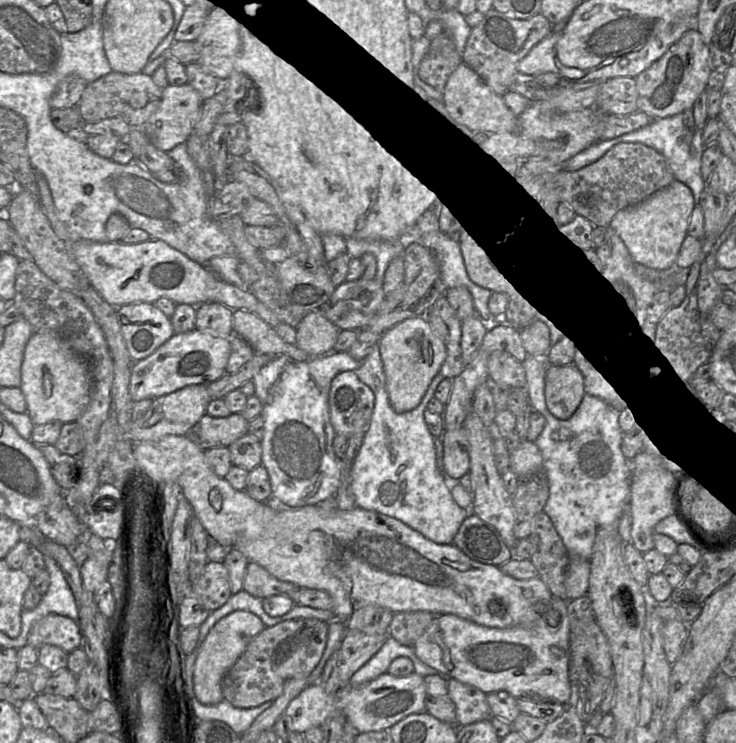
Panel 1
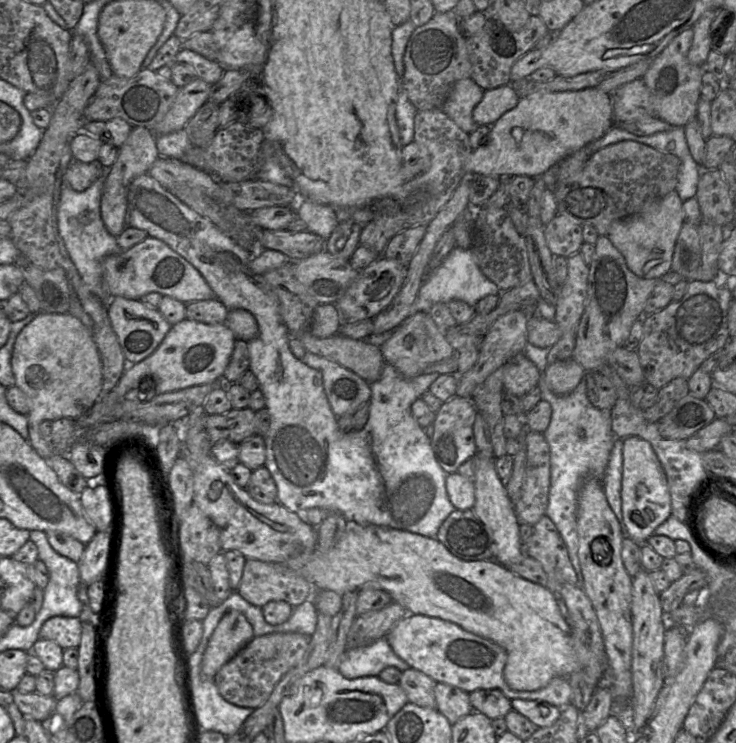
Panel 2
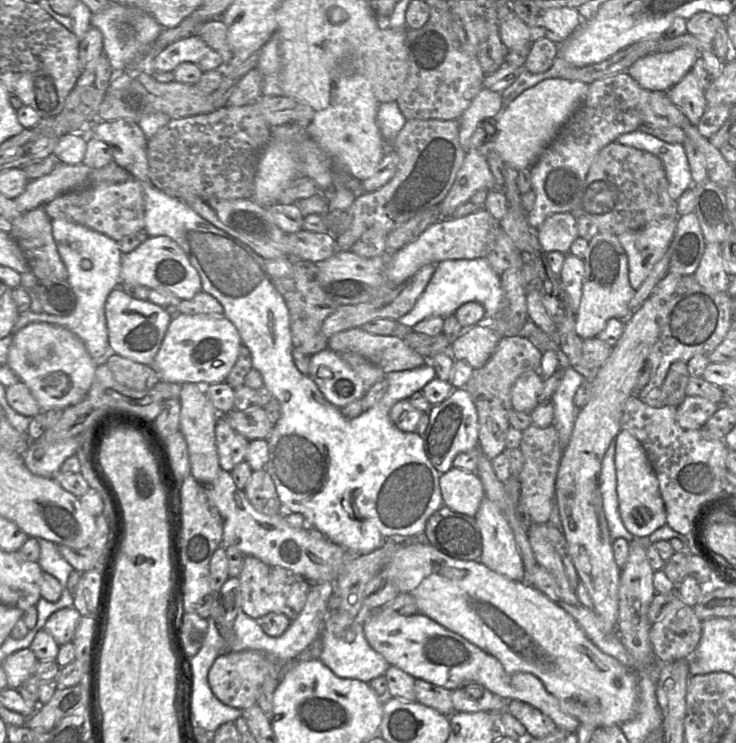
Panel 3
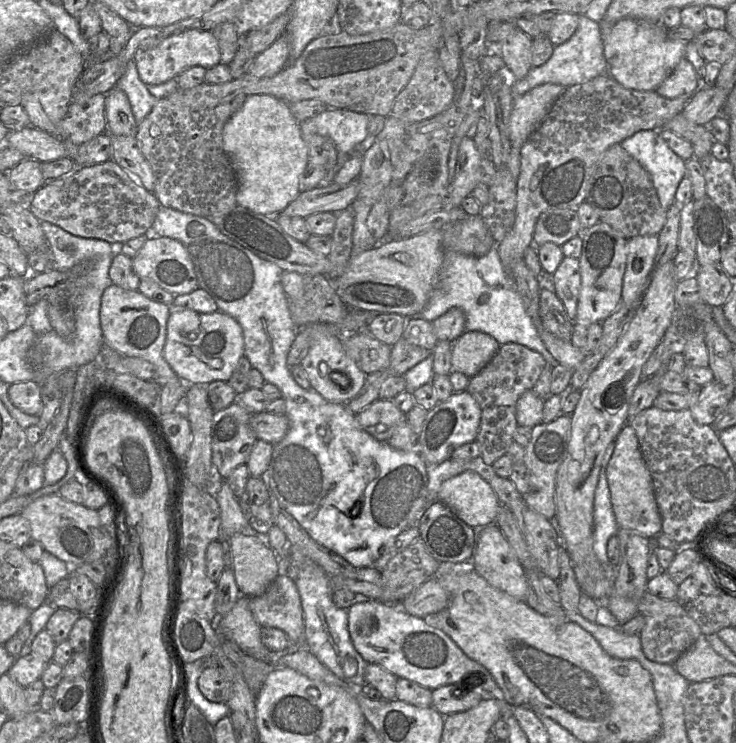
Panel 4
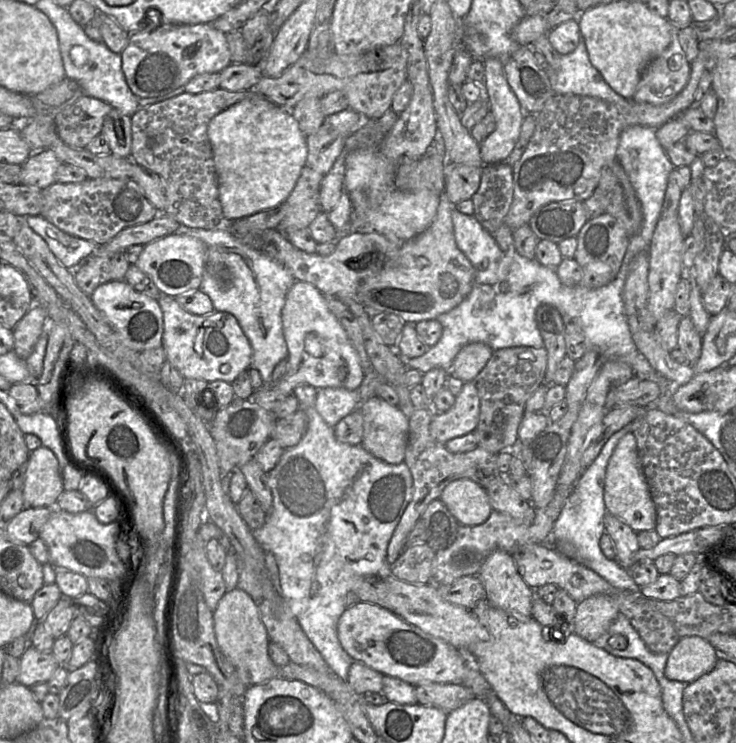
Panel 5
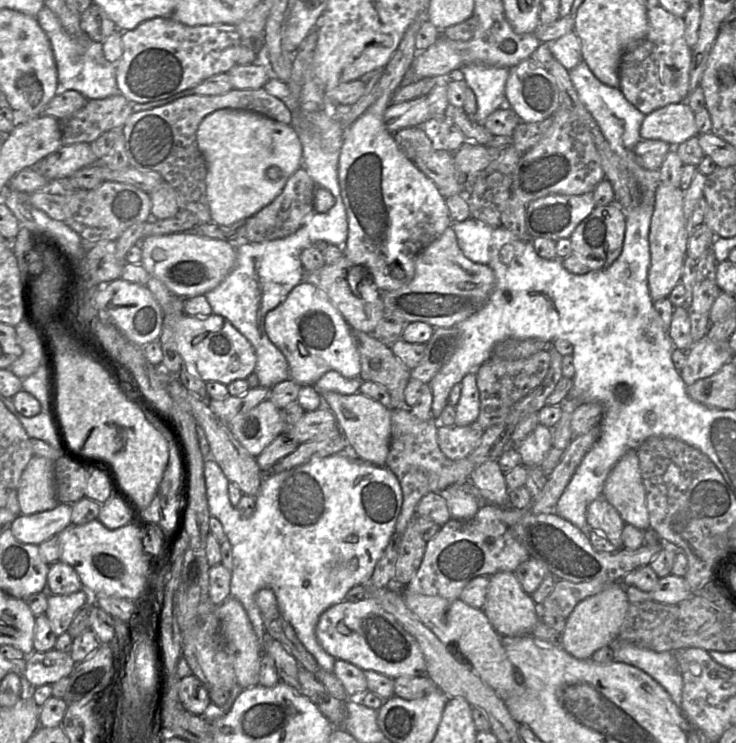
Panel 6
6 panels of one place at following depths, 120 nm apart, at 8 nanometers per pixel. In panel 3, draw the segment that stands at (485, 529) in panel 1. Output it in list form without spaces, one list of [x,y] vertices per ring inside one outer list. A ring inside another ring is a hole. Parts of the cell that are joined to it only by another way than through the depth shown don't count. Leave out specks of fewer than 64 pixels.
[[[444,505],[426,523],[424,539],[455,559],[479,561],[482,537],[475,517],[451,510]]]

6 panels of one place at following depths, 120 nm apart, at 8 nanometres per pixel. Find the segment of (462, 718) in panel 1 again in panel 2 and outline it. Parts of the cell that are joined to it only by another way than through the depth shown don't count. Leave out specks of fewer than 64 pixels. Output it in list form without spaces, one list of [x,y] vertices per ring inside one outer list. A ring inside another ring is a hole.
[[[438,682],[434,688],[436,709],[442,713],[450,724],[473,712],[469,693],[450,684]]]

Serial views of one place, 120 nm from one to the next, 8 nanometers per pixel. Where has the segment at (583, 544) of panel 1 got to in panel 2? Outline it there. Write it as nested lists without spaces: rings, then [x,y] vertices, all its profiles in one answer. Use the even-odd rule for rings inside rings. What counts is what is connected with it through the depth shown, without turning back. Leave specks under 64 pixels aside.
[[[529,342],[523,351],[524,356],[534,363],[541,373],[537,387],[541,391],[542,400],[547,401],[552,407],[550,424],[543,433],[549,445],[551,464],[551,485],[546,515],[553,521],[560,533],[578,578],[577,587],[585,593],[584,578],[578,557],[579,541],[576,520],[578,492],[587,478],[602,481],[616,436],[612,430],[611,410],[600,410],[591,404],[586,394],[585,377],[570,394],[559,396],[551,392],[545,382],[549,351],[550,348],[539,348]]]

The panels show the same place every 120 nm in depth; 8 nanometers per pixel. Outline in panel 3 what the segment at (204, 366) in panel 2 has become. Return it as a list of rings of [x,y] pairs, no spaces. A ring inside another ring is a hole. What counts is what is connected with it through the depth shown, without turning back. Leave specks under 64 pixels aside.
[[[176,314],[150,367],[164,382],[222,383],[237,361],[241,344],[236,327],[223,314]]]

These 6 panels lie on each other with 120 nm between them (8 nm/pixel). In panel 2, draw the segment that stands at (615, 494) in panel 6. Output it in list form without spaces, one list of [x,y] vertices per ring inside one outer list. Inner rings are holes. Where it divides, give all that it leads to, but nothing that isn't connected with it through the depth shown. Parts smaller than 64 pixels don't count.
[[[637,436],[623,439],[622,449],[622,516],[628,536],[645,543],[671,515],[671,496],[663,467],[651,444]]]

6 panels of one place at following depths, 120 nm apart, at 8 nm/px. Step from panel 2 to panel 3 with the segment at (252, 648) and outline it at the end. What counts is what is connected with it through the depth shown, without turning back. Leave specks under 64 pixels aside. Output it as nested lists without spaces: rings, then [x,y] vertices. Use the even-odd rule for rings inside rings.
[[[247,650],[220,654],[209,670],[208,684],[223,704],[245,710],[257,704],[260,687],[275,665],[276,660],[262,651]]]

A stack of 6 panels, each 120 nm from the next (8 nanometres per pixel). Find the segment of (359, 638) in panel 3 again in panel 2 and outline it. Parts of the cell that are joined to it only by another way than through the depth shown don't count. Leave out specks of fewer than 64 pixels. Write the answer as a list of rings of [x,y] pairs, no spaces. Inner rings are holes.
[[[386,638],[368,646],[347,649],[337,670],[348,680],[360,677],[378,676],[385,668],[396,667],[403,672],[411,668],[392,650]]]

